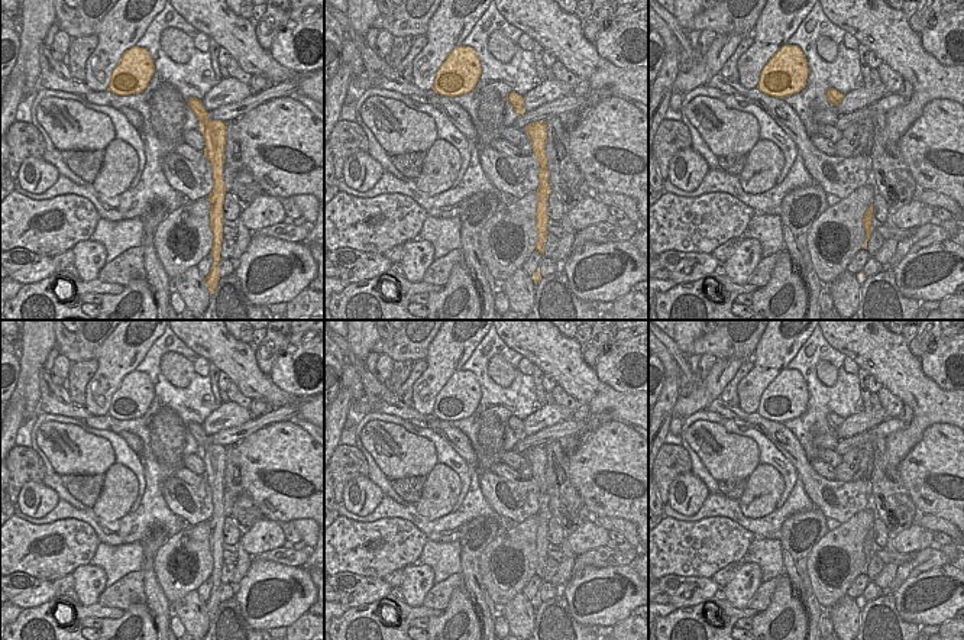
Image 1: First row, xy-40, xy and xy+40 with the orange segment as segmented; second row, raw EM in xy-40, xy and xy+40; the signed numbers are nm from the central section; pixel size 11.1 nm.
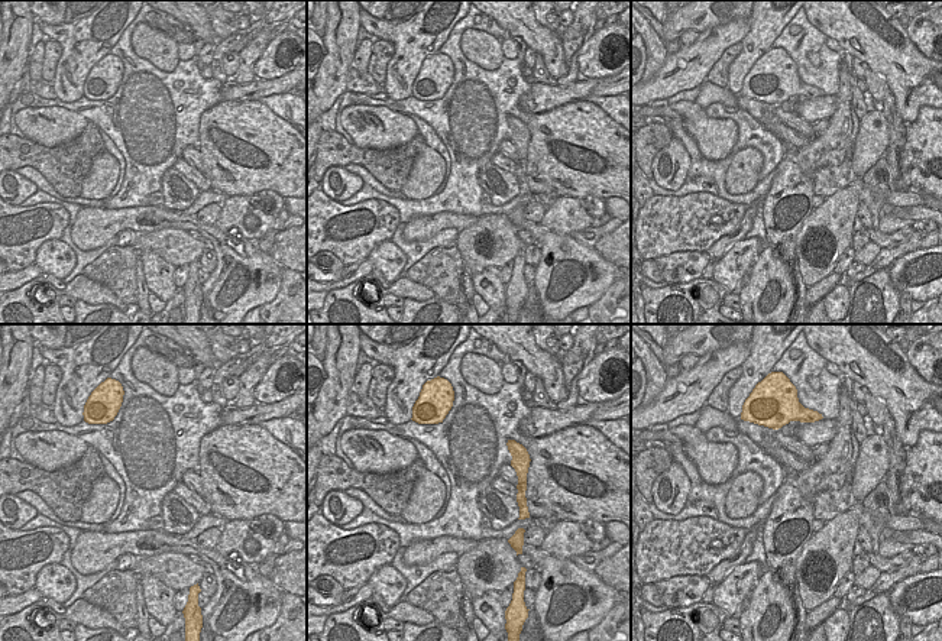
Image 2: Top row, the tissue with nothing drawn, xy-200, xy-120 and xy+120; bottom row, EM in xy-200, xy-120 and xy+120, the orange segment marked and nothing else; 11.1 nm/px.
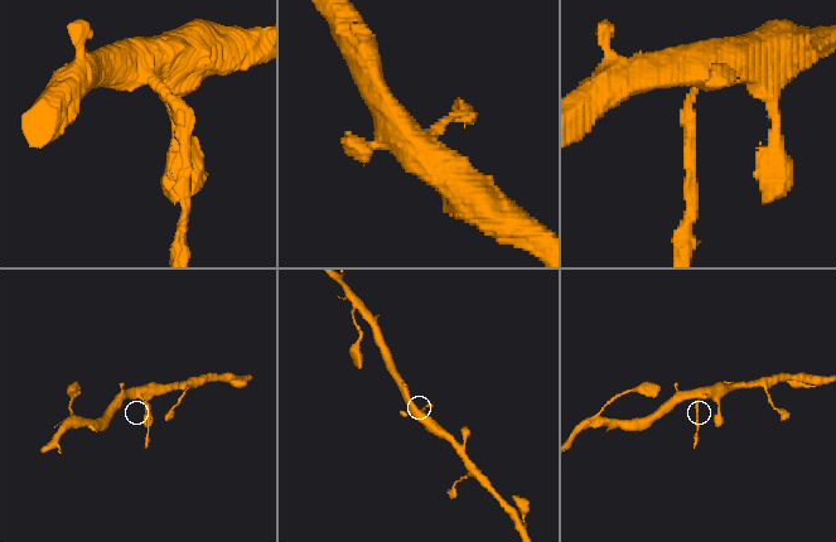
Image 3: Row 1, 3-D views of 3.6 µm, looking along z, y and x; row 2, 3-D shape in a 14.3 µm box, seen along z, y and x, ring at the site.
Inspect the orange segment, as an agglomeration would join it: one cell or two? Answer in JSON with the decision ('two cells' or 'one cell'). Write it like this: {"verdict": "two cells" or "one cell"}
{"verdict": "two cells"}

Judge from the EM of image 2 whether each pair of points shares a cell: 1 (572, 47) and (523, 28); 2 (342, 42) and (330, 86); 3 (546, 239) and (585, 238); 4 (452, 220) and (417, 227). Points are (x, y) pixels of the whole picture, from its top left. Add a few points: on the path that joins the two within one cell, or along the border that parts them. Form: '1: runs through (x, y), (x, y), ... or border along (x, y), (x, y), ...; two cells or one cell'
1: border along (560, 32), (565, 62), (565, 73), (562, 75); two cells
2: runs through (339, 52), (332, 75); one cell
3: border along (569, 235), (593, 248); two cells
4: runs through (443, 220), (426, 226); one cell

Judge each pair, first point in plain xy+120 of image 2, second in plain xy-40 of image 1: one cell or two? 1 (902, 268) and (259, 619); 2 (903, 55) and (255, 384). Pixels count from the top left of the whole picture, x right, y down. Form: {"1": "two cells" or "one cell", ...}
{"1": "one cell", "2": "one cell"}

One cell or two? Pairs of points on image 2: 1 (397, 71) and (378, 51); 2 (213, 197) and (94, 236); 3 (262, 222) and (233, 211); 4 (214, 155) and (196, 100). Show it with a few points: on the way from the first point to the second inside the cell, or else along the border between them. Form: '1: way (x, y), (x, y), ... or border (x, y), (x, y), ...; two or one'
1: border (374, 38), (388, 41), (394, 48), (382, 84); two
2: border (174, 210), (183, 216), (194, 216); two
3: way (256, 232), (248, 232), (240, 222); one
4: border (222, 100), (201, 115), (197, 146); two

